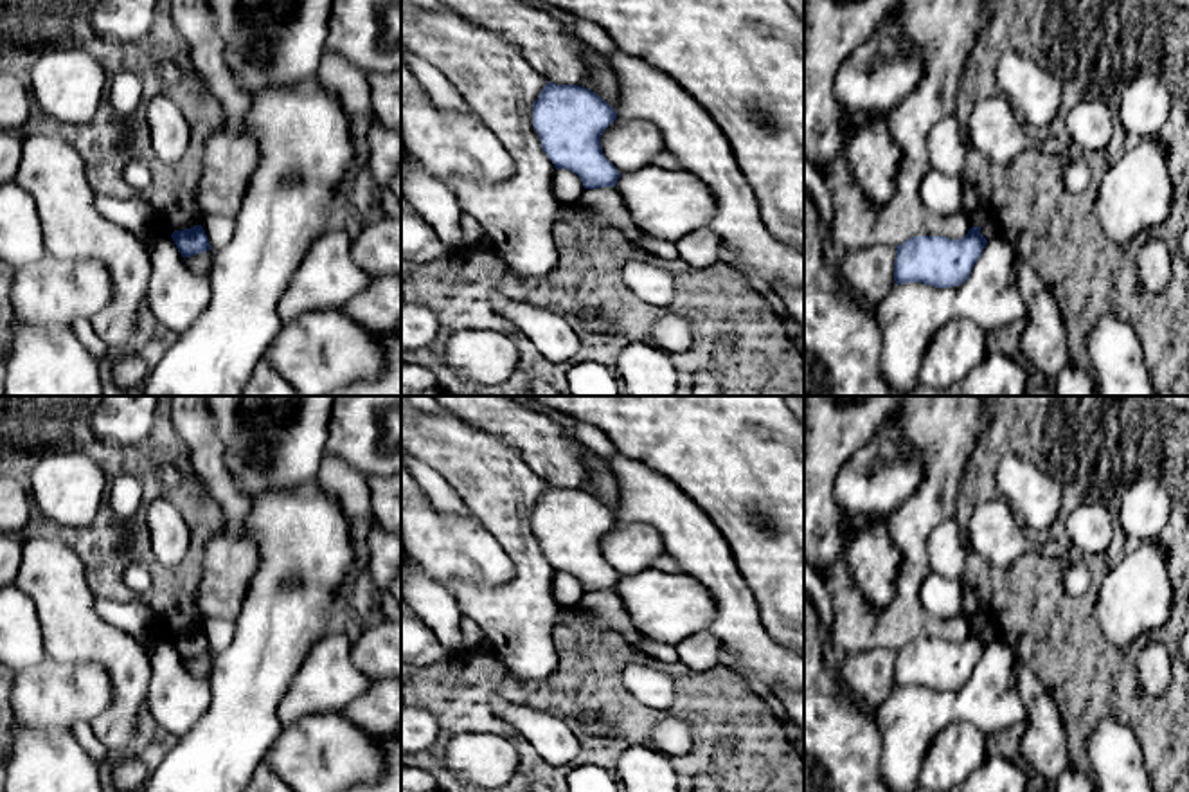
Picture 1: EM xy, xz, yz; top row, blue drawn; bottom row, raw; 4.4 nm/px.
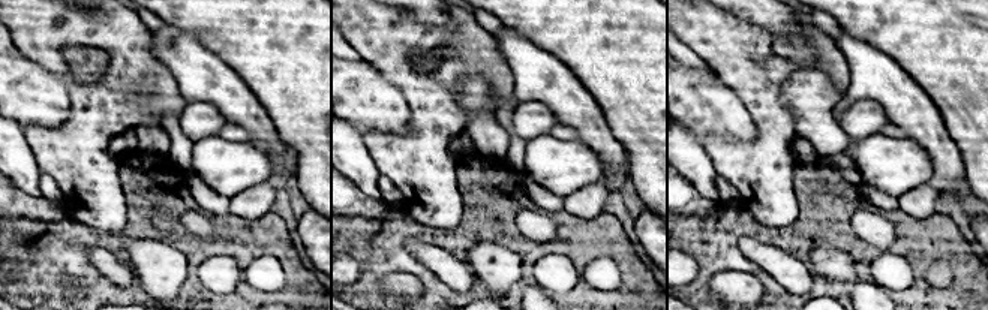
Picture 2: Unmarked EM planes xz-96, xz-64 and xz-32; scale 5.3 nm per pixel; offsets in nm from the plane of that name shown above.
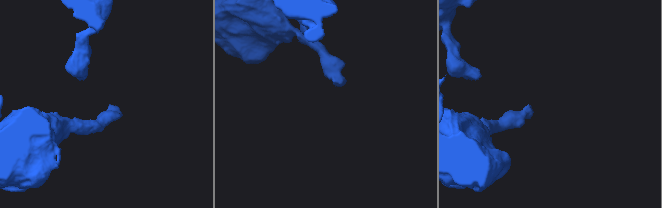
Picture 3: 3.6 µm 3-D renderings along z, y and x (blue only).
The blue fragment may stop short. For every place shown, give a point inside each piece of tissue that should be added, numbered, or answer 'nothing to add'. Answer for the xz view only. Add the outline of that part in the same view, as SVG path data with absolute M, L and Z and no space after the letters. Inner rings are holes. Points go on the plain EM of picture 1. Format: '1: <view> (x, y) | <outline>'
nothing to add

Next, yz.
nothing to add

